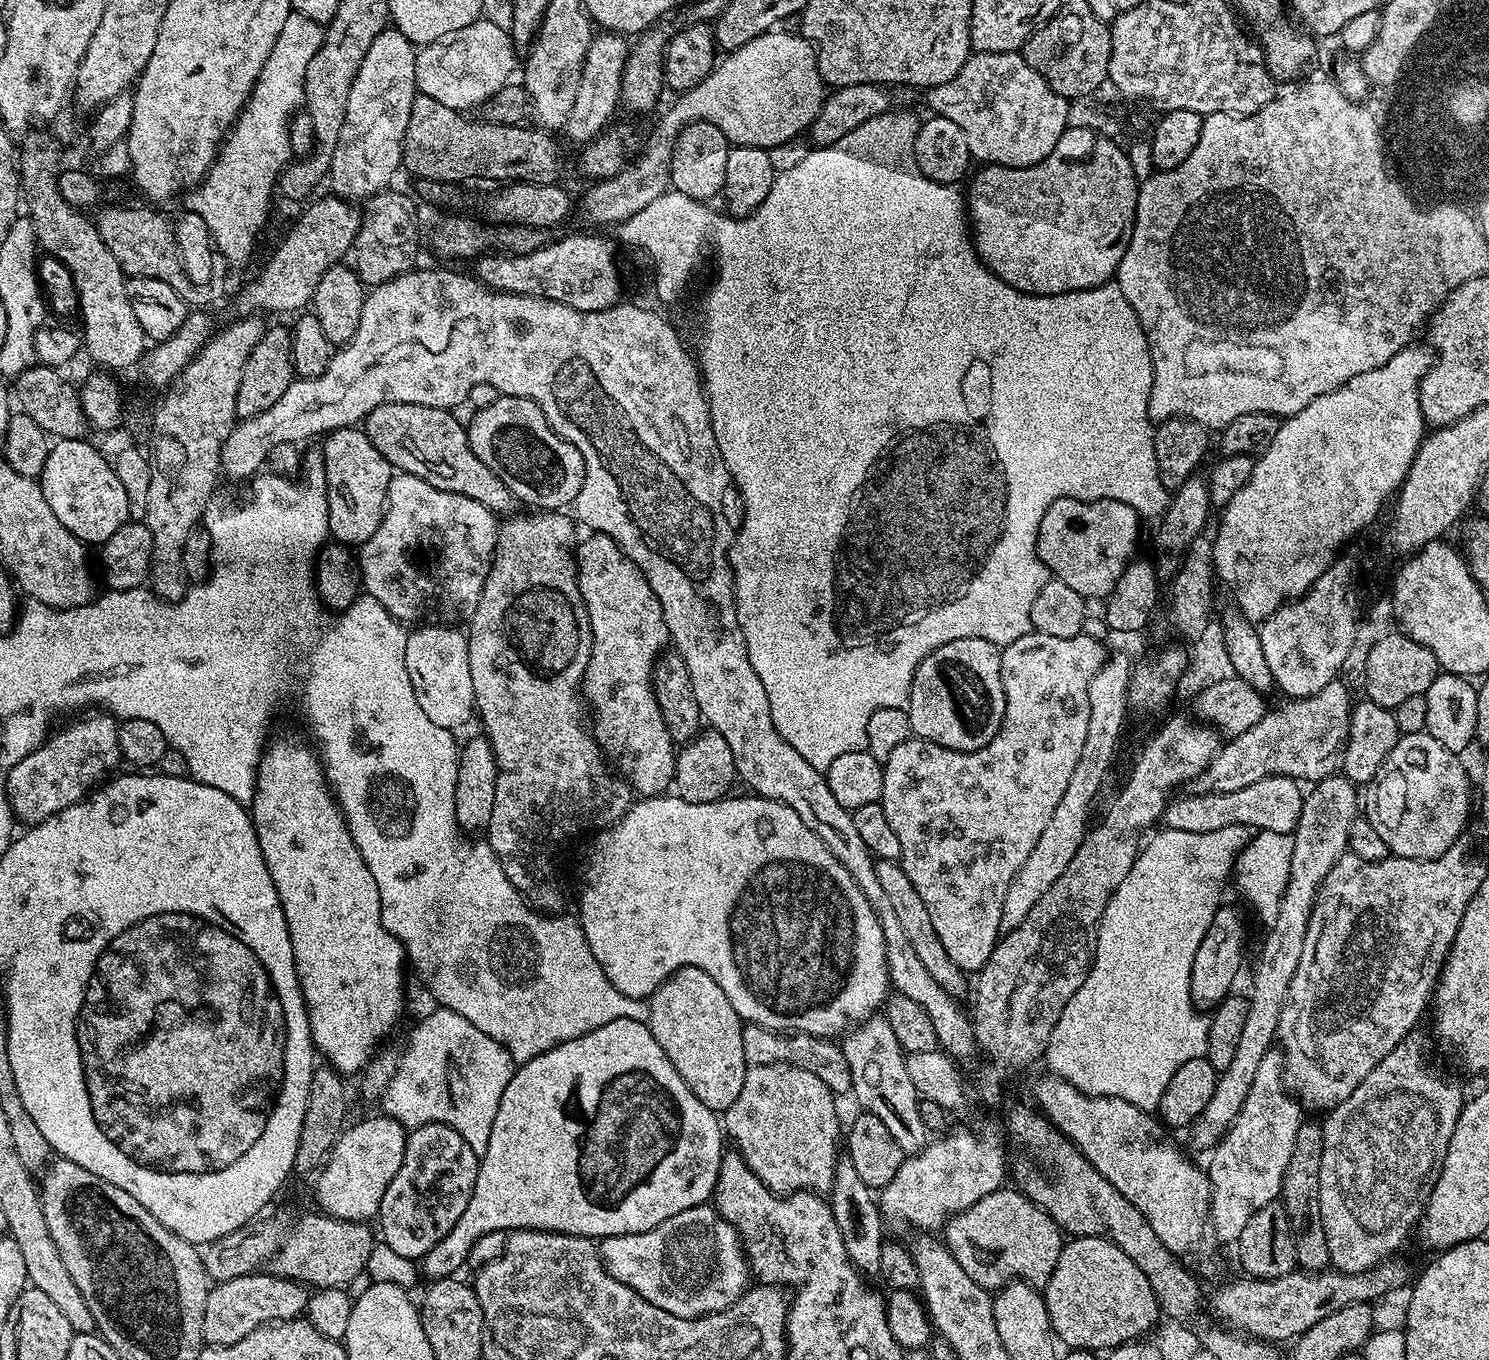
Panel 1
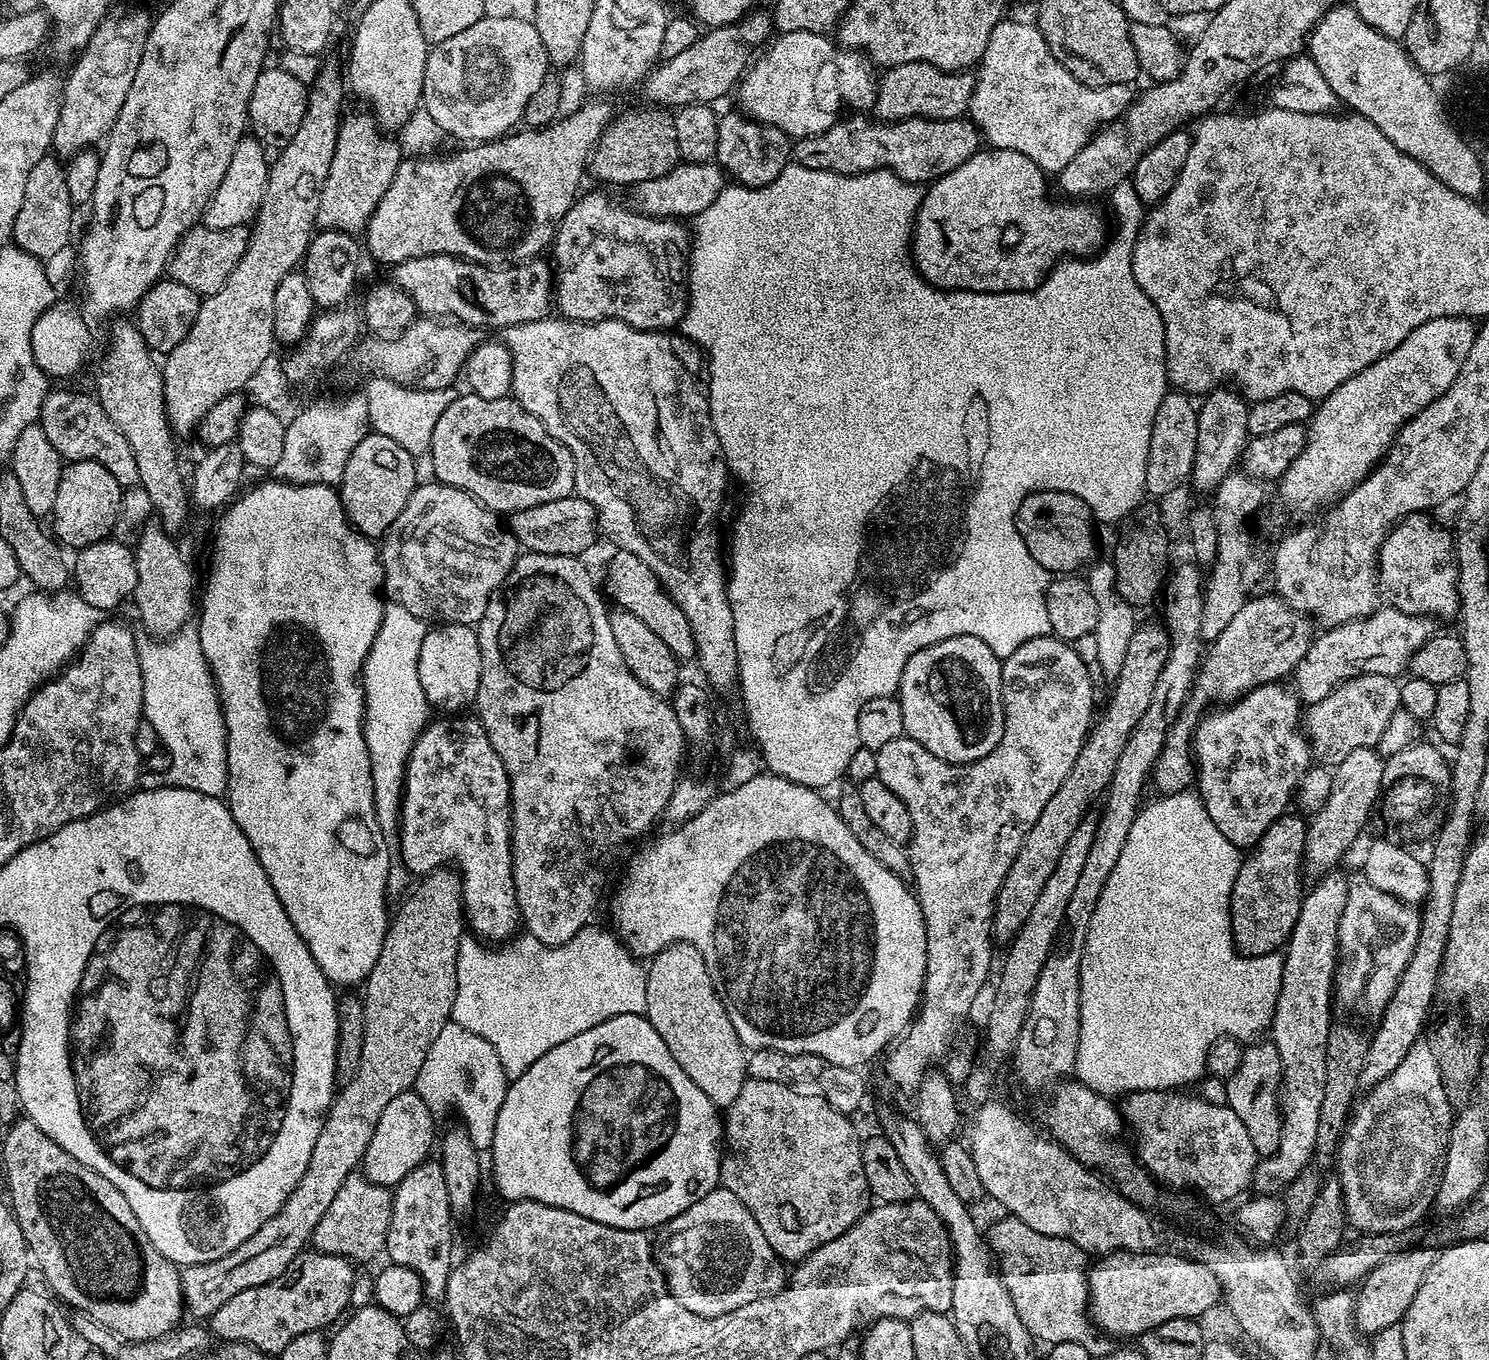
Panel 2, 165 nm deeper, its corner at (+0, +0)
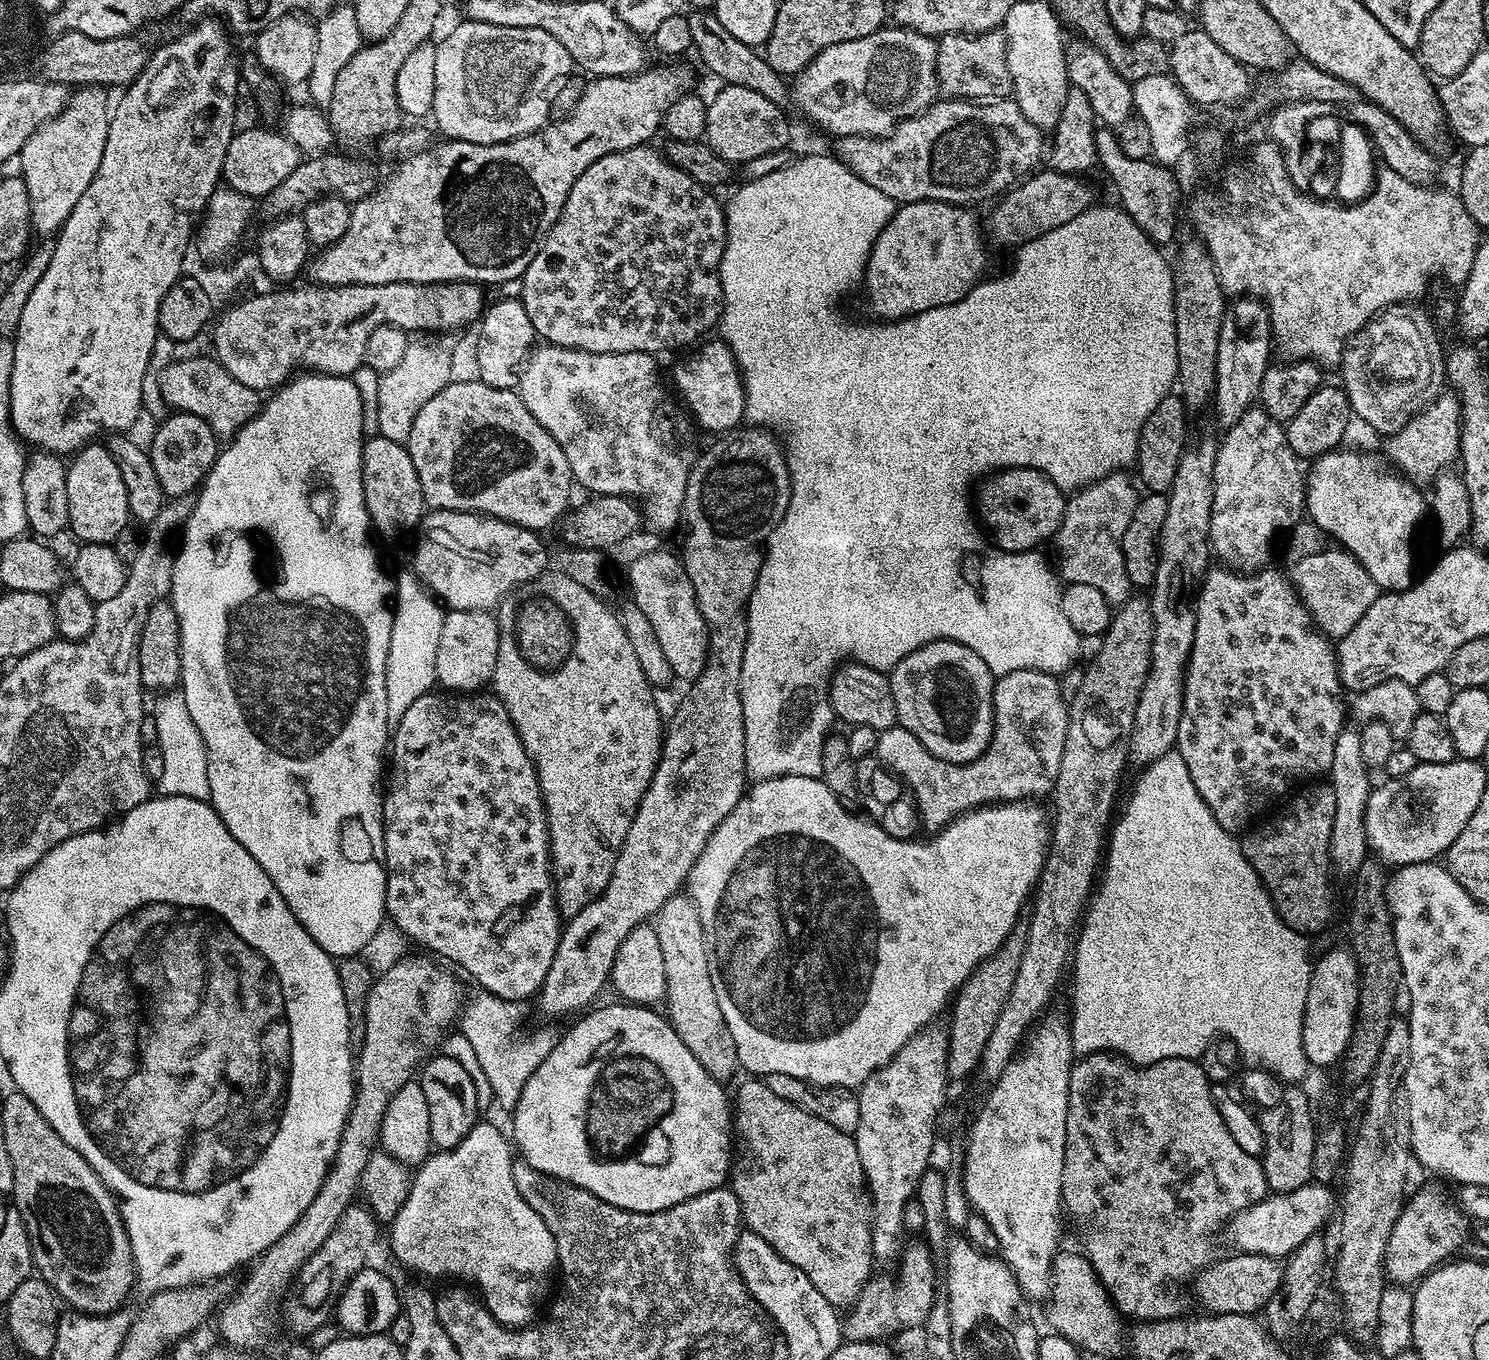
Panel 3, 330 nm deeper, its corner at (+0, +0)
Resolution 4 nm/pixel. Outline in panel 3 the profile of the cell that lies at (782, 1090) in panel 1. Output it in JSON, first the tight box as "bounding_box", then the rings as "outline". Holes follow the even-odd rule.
{"bounding_box":[730,1078,873,1310],"outline":[[[748,1078],[734,1092],[734,1159],[730,1187],[740,1203],[740,1215],[747,1231],[758,1234],[786,1262],[798,1266],[826,1302],[847,1310],[860,1299],[860,1292],[873,1275],[872,1198],[858,1158],[858,1146],[849,1133],[830,1126],[822,1118],[785,1102],[764,1084],[763,1079]]]}

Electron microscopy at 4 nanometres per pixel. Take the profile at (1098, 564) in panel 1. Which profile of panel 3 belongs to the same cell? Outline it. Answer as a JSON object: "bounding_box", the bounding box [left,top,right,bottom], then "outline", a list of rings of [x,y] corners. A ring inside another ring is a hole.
{"bounding_box":[978,468,1065,554],"outline":[[[1033,468],[1003,469],[987,477],[978,488],[979,519],[990,533],[991,543],[1003,552],[1028,554],[1035,544],[1051,541],[1060,528],[1065,503],[1060,487],[1046,473]]]}

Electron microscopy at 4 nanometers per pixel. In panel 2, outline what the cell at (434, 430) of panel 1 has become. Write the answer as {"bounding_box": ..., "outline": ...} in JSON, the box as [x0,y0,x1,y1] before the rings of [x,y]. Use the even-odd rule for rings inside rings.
{"bounding_box":[506,495,598,557],"outline":[[[570,495],[566,498],[554,498],[542,506],[530,506],[530,510],[511,513],[506,520],[512,537],[524,552],[538,554],[558,554],[559,556],[583,557],[584,551],[598,540],[596,511],[586,498]]]}

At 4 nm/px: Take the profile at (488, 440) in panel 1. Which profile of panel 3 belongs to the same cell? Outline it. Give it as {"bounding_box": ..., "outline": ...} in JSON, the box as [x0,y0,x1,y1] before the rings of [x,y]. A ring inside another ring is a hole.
{"bounding_box":[406,378,574,530],"outline":[[[478,378],[460,381],[457,379],[455,382],[446,385],[440,393],[426,402],[426,406],[418,412],[418,416],[414,420],[414,426],[410,430],[406,447],[410,458],[414,462],[414,470],[418,470],[418,482],[422,482],[424,502],[429,509],[479,512],[481,516],[493,516],[499,520],[505,520],[511,524],[533,530],[550,527],[556,519],[557,523],[569,511],[570,503],[568,504],[568,499],[572,496],[572,488],[574,489],[570,462],[566,462],[566,454],[562,450],[562,446],[558,446],[558,442],[554,442],[554,438],[544,429],[542,422],[538,422],[538,418],[534,418],[534,414],[530,414],[530,410],[526,410],[519,391],[511,388],[495,388],[489,384],[483,384]]]}

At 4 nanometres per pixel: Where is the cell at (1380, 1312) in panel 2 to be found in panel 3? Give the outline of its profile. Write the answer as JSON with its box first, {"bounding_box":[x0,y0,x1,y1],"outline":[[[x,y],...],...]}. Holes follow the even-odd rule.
{"bounding_box":[1384,1188,1470,1286],"outline":[[[1424,1188],[1407,1197],[1400,1216],[1390,1230],[1390,1242],[1386,1242],[1384,1270],[1393,1285],[1412,1286],[1424,1279],[1428,1273],[1451,1261],[1456,1251],[1463,1249],[1470,1240],[1469,1217],[1455,1199],[1448,1200],[1444,1192],[1436,1188]]]}

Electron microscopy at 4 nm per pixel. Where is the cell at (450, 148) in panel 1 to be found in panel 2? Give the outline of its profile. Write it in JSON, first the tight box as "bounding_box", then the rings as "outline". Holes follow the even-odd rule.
{"bounding_box":[587,106,681,186],"outline":[[[660,106],[636,108],[633,112],[624,112],[615,117],[612,123],[600,135],[600,140],[592,149],[587,171],[596,180],[604,184],[628,184],[635,186],[642,182],[650,182],[650,178],[662,178],[662,174],[670,174],[676,164],[681,163],[678,150],[678,134],[674,130],[675,115]]]}

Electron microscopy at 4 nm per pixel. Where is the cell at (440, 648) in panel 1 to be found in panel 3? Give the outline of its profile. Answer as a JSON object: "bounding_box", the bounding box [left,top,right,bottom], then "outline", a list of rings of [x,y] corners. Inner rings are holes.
{"bounding_box":[436,611,500,694],"outline":[[[449,611],[444,618],[442,638],[438,641],[436,679],[439,687],[452,694],[472,694],[483,689],[480,687],[487,685],[494,674],[499,646],[500,625],[491,611]]]}

